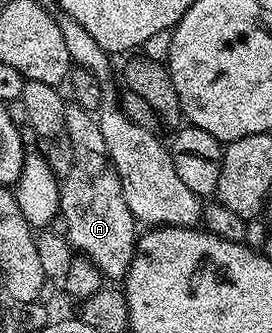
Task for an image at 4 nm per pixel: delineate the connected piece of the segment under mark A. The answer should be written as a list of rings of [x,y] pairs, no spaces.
[[[75,103],[69,104],[63,136],[68,137],[70,147],[74,147],[74,167],[70,175],[62,178],[60,186],[59,216],[62,221],[64,219],[64,225],[68,228],[66,238],[77,254],[88,257],[94,263],[94,267],[98,267],[101,278],[123,279],[128,274],[133,255],[136,254],[138,222],[130,207],[126,207],[126,195],[122,195],[118,171],[110,159],[110,151],[106,151],[106,142],[102,140],[99,120],[89,110],[82,109]]]

